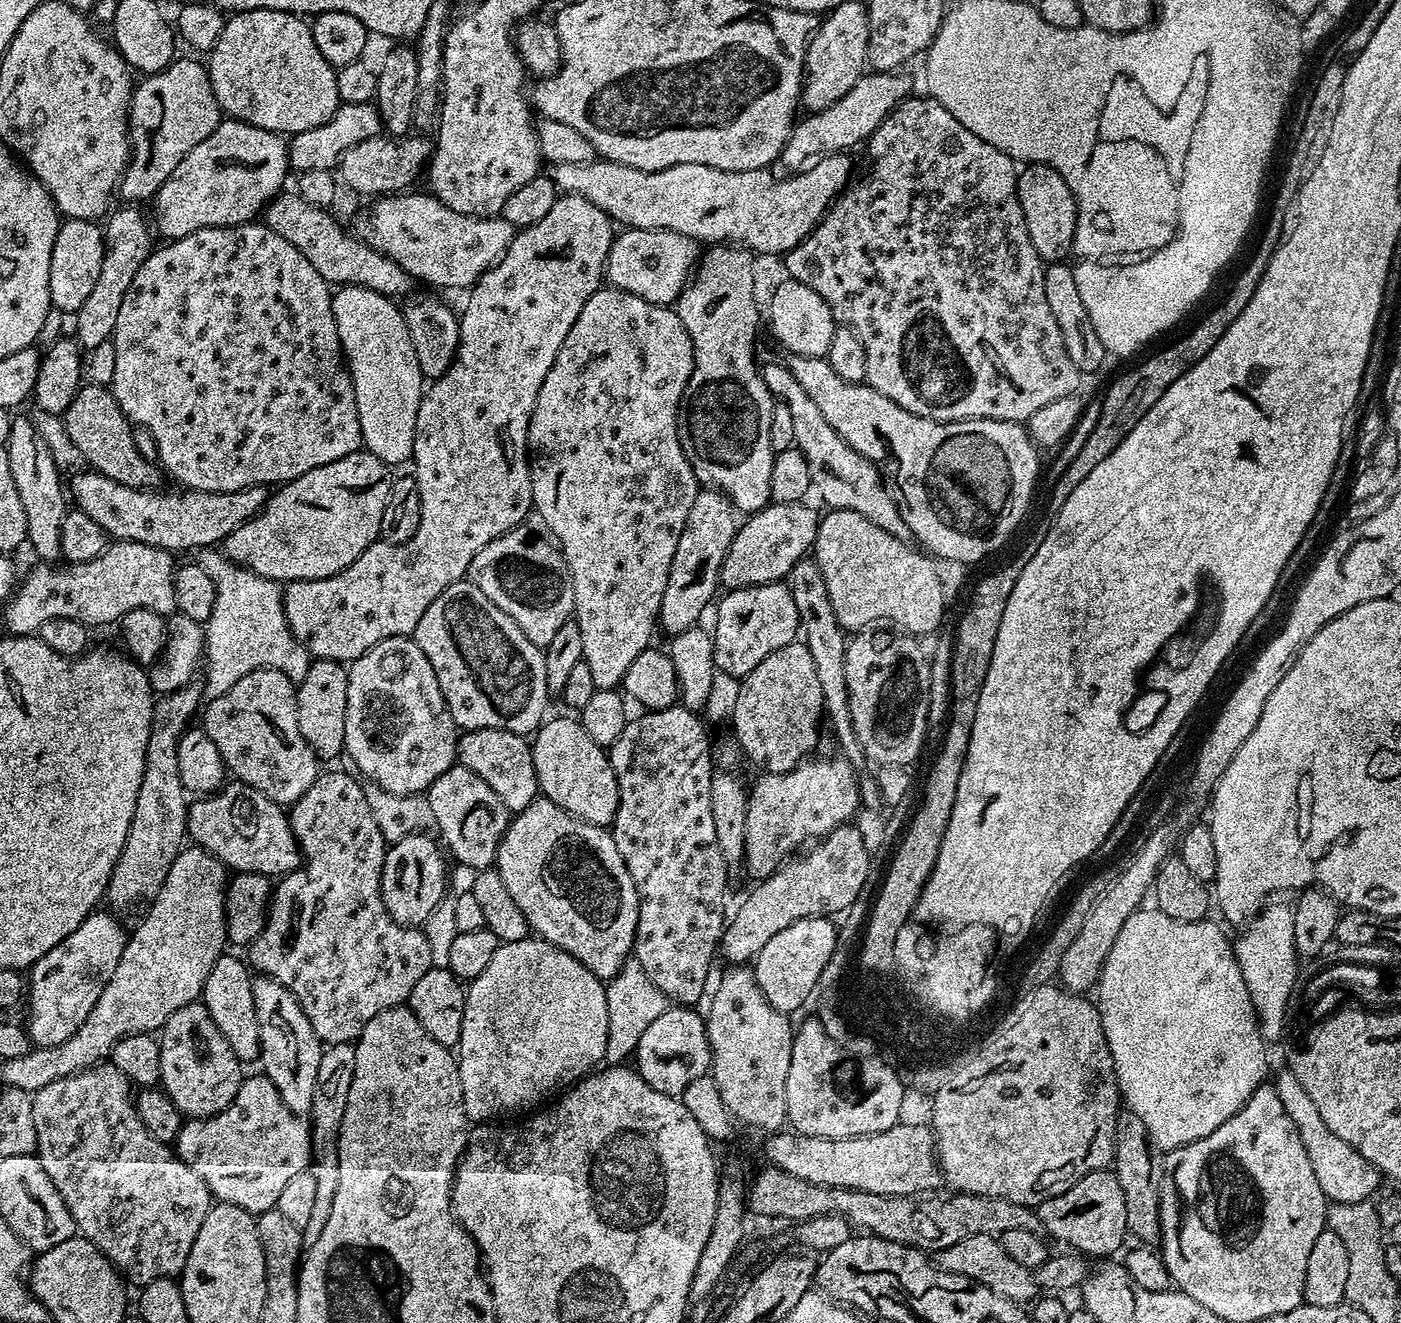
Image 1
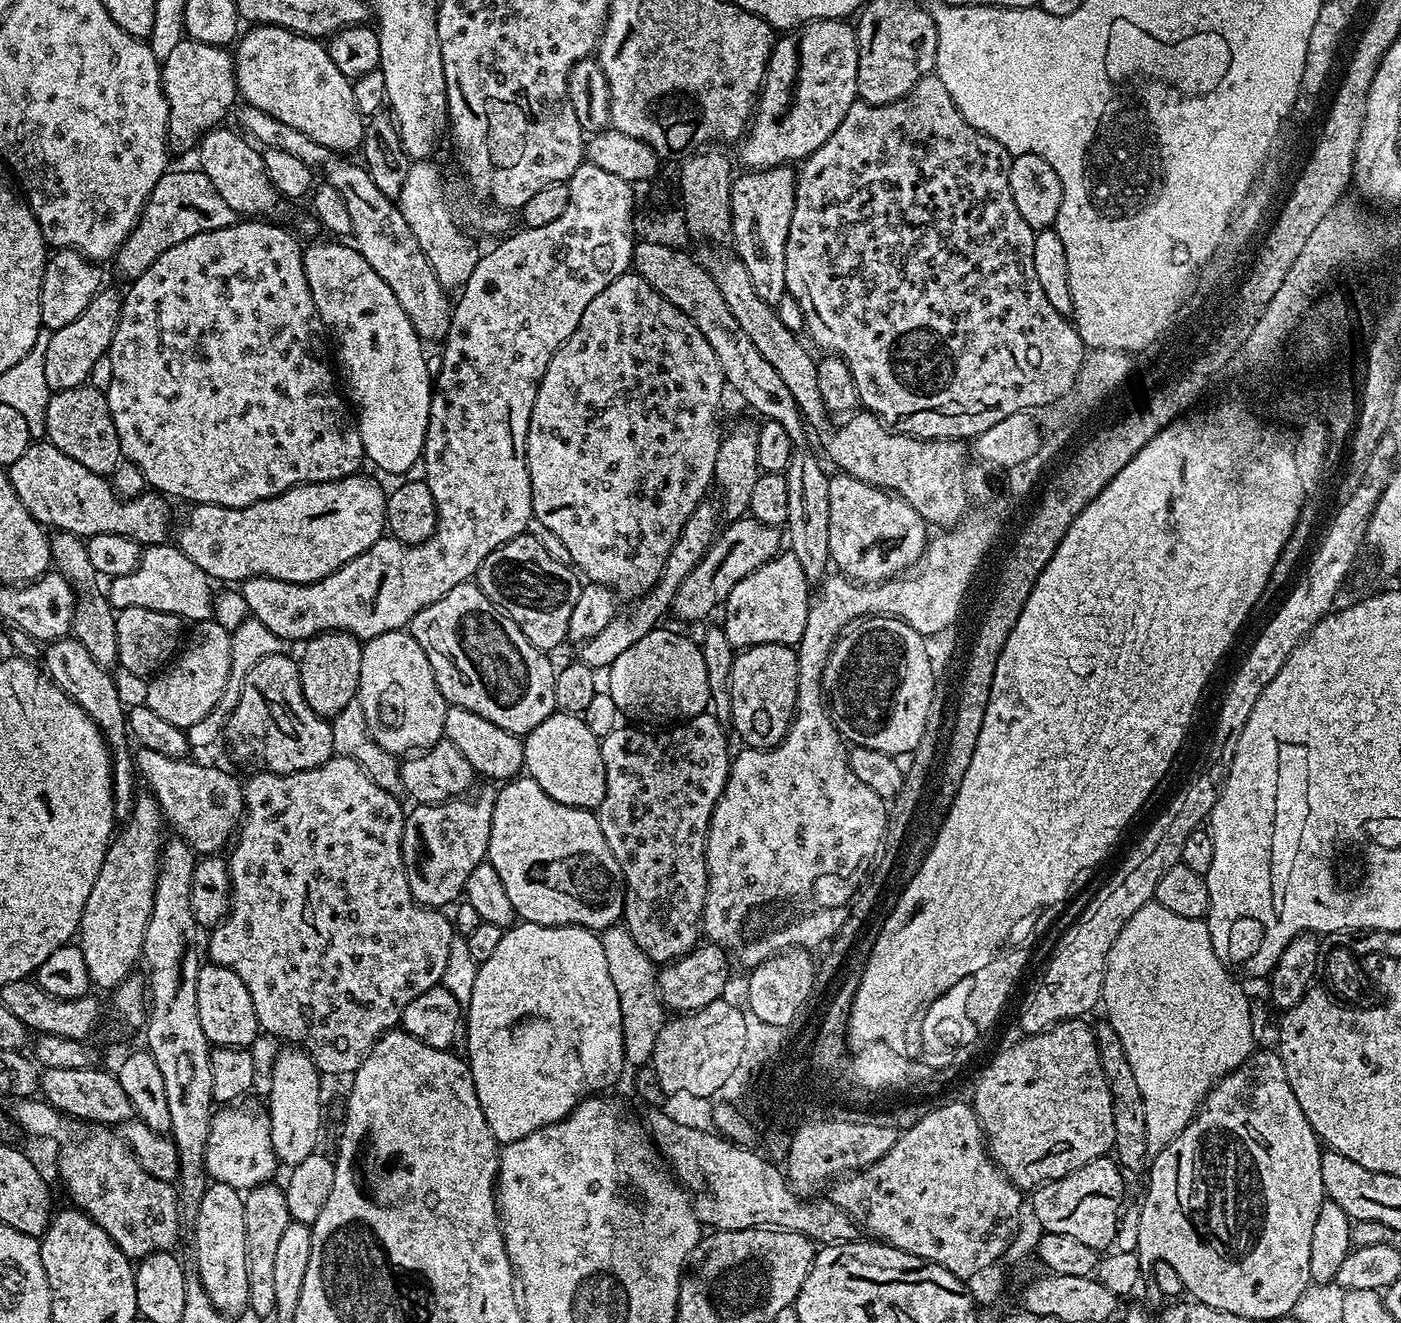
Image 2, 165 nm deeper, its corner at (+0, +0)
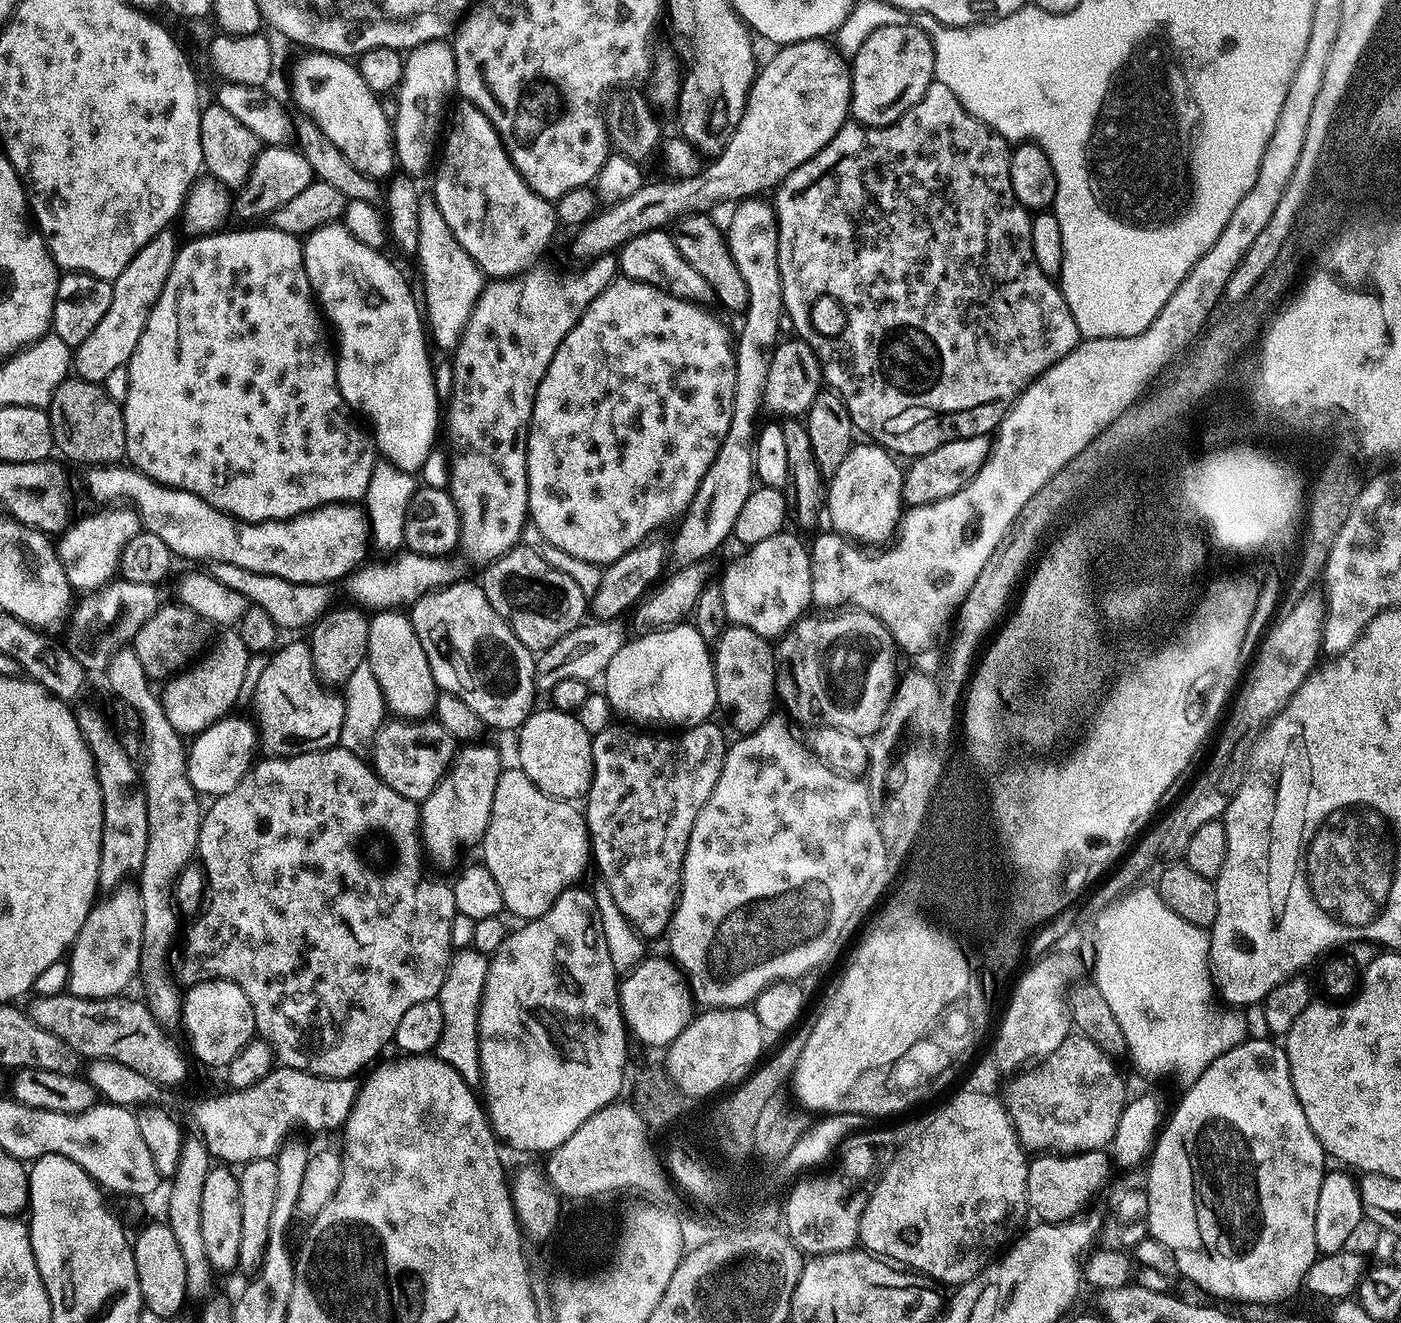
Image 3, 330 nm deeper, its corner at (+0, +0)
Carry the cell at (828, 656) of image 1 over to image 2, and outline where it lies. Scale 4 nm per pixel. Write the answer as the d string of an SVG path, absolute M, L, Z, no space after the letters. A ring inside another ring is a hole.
M793 451L787 473L790 486L790 514L786 525L786 544L802 562L802 574L806 574L809 585L819 585L830 572L830 479L824 473L820 460L812 452Z

